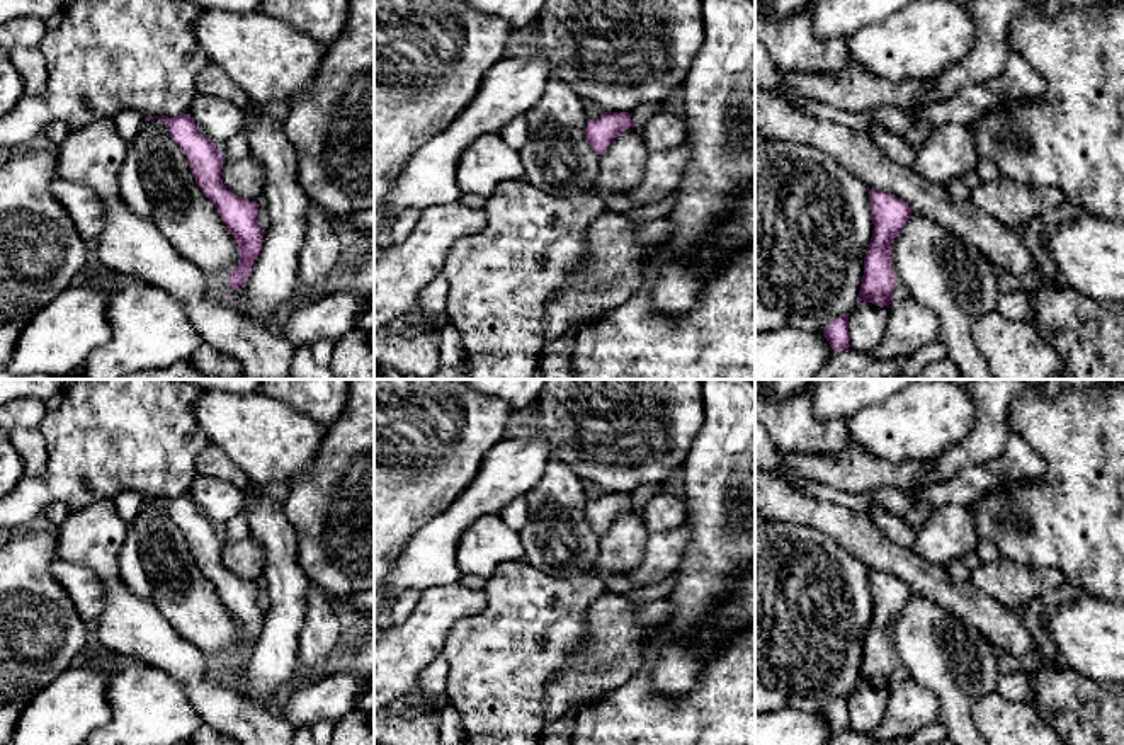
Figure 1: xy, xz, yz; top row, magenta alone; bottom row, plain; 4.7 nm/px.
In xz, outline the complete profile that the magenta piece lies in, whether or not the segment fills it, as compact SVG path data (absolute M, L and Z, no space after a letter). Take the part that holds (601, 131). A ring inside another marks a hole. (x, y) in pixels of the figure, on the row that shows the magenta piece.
M604 112L600 117L588 119L585 138L590 148L602 155L612 139L629 128L634 128L629 112Z

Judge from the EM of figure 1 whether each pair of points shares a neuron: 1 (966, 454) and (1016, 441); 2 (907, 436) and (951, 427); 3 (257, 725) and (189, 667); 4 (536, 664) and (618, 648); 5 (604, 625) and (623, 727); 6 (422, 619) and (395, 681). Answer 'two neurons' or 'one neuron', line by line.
1: two neurons
2: one neuron
3: one neuron
4: two neurons
5: two neurons
6: one neuron

